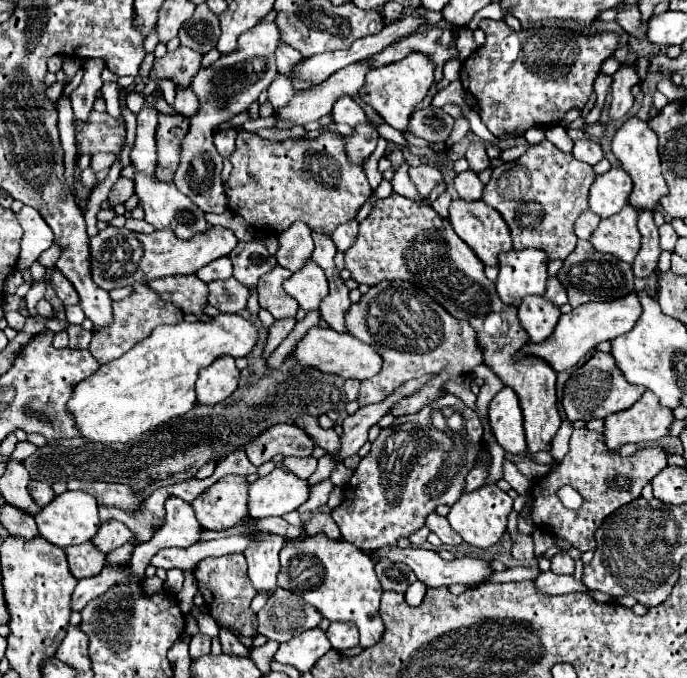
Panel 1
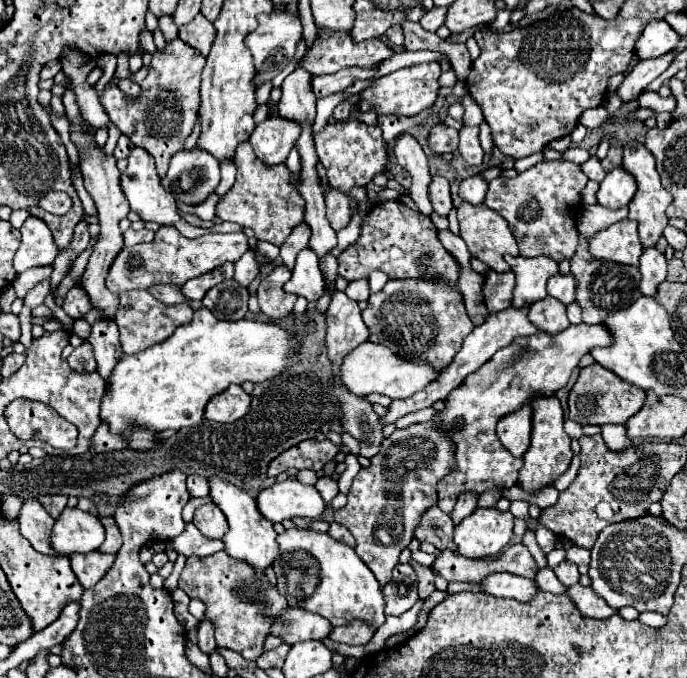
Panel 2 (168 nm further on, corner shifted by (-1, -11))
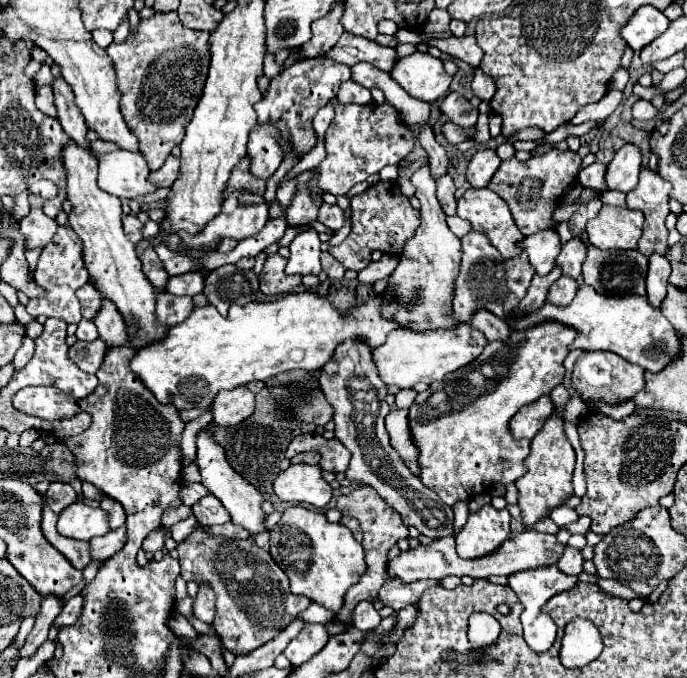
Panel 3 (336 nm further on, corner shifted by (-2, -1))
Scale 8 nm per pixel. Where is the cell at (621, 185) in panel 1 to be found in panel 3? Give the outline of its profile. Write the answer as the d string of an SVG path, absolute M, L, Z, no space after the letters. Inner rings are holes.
M625 143L615 153L613 161L607 165L605 181L609 189L629 193L639 181L639 171L641 171L641 151L637 145Z

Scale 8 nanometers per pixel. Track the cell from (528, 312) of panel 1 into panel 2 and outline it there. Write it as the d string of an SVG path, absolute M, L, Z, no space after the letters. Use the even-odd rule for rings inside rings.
M546 297L538 303L532 303L528 311L528 319L530 323L536 325L538 331L544 331L548 335L560 333L570 325L566 317L566 305L558 303L558 299L554 297Z

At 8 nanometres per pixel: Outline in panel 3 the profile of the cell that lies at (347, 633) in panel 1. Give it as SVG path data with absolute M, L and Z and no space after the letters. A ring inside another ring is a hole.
M361 601L353 613L353 625L361 631L371 631L381 623L381 615L375 611L371 601Z

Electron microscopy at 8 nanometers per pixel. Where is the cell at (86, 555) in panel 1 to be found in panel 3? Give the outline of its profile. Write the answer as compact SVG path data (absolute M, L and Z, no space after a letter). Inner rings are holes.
M125 525L119 527L119 529L113 529L109 531L107 535L103 537L95 537L93 541L89 541L91 545L91 557L93 559L109 559L113 557L115 553L119 553L127 541L127 535L125 535Z

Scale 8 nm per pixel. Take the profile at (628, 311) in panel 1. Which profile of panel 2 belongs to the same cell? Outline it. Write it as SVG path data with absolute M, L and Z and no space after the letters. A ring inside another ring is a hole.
M604 323L570 325L566 327L566 331L560 331L556 335L536 333L526 339L518 339L518 343L504 347L478 371L468 375L466 383L462 383L462 387L456 387L448 395L446 409L442 413L436 413L434 417L434 421L442 421L444 427L450 427L458 417L464 419L464 429L454 435L458 467L438 483L438 507L446 515L452 515L456 499L462 491L484 493L492 485L502 489L516 485L522 459L514 459L498 441L498 419L506 413L516 411L516 407L522 407L534 395L554 395L566 385L572 371L578 367L580 359L586 353L590 353L594 347L606 347L612 343L614 337Z

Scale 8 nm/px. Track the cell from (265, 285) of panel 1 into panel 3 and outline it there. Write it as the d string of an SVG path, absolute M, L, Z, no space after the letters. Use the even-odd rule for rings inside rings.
M279 253L267 257L265 267L261 271L261 291L265 295L269 297L285 295L285 293L291 293L301 283L299 275L285 273L285 265L287 265L287 259L283 259Z

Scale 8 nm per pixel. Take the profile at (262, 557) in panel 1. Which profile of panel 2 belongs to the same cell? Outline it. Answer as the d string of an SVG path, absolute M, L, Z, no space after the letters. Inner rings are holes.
M210 479L210 497L224 511L224 515L228 519L228 525L230 525L228 533L222 537L224 551L232 559L246 561L258 573L264 573L268 567L272 567L274 559L280 553L280 547L278 547L278 541L276 541L278 533L274 531L270 521L262 519L262 515L256 509L256 501L246 491L238 489L236 485L232 485L232 483L224 481L224 479Z

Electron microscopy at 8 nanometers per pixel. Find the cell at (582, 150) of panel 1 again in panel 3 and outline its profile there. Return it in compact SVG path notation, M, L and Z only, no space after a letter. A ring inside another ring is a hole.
M591 163L589 167L585 167L585 169L581 169L581 173L579 173L579 183L583 185L583 187L589 187L589 189L597 189L599 193L605 193L605 191L609 191L607 189L607 183L605 183L605 165L603 163Z

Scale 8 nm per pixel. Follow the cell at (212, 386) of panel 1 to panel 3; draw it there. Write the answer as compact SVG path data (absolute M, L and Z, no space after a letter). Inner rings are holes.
M245 387L223 391L213 401L213 421L221 427L235 427L255 411L255 395Z

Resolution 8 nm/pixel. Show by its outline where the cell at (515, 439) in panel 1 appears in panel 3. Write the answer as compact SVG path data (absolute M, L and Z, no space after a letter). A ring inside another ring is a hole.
M549 395L539 397L539 401L521 407L511 419L511 433L519 439L533 439L535 433L543 427L547 417L555 411L555 405Z

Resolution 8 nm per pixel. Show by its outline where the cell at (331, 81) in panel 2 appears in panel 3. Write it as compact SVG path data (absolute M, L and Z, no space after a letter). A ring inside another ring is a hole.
M317 57L315 61L297 61L291 67L283 69L269 85L263 101L255 107L259 115L259 123L273 123L281 133L281 149L283 155L295 151L297 159L309 153L317 145L317 133L313 129L315 113L325 107L331 99L337 97L337 89L343 81L351 77L351 69L343 63L331 61L327 57Z

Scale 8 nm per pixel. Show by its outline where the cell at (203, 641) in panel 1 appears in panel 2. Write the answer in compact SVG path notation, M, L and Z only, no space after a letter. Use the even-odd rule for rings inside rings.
M202 619L202 621L200 621L198 647L200 647L200 651L206 653L206 655L210 655L210 653L216 649L216 643L214 643L214 629L210 627L210 621L208 621L208 619Z

